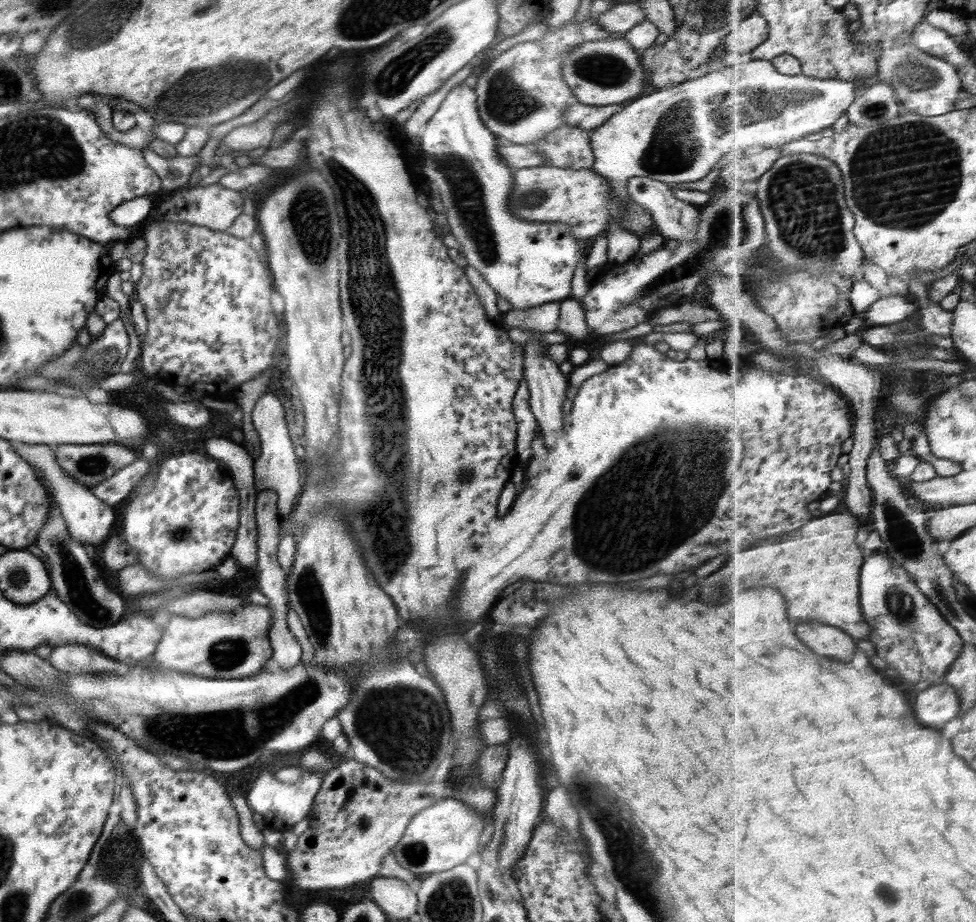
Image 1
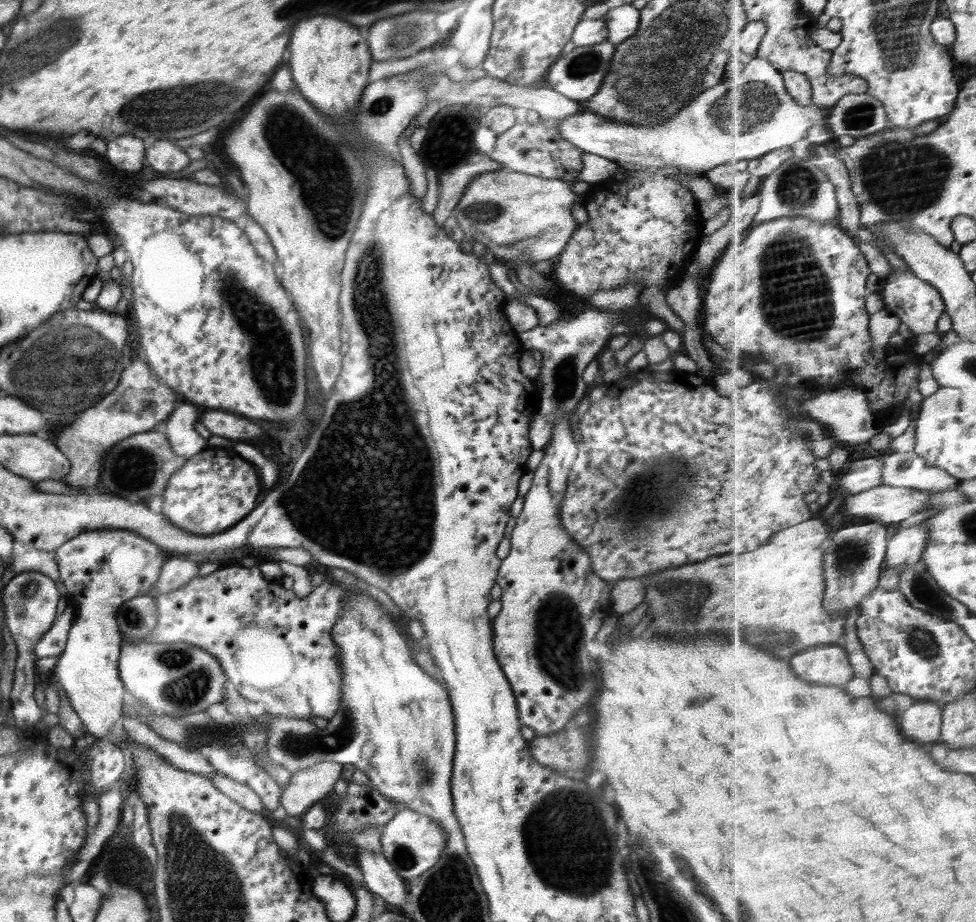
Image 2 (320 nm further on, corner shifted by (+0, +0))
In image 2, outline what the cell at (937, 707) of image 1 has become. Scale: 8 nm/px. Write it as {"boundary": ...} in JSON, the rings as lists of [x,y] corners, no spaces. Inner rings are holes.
{"boundary":[[[938,702],[914,703],[902,713],[901,727],[909,739],[917,740],[918,743],[937,743],[943,736],[944,713]]]}

